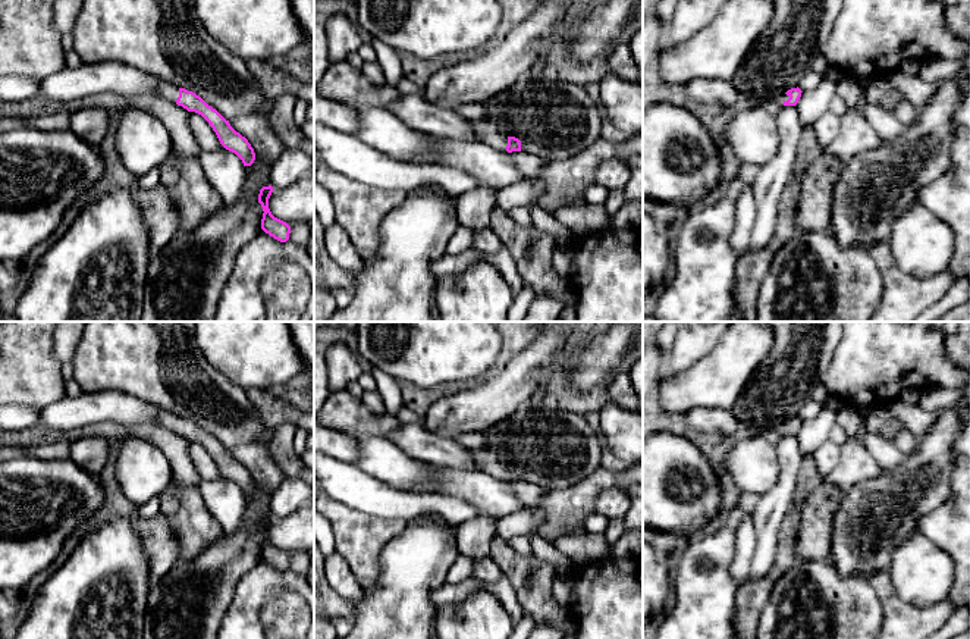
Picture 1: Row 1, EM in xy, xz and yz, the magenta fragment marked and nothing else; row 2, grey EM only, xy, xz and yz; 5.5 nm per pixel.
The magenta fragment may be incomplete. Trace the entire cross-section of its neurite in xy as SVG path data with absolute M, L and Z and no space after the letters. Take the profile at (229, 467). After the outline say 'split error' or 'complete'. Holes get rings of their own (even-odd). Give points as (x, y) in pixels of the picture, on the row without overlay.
M167 411L158 413L158 422L188 441L201 444L216 461L220 473L226 479L235 482L242 489L244 495L251 495L254 492L255 482L248 469L236 461L230 455L229 450L226 450L216 438L208 435L200 425Z; split error

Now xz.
M487 450L473 451L473 458L481 467L481 472L508 482L521 480L521 470L515 466L508 466Z; split error

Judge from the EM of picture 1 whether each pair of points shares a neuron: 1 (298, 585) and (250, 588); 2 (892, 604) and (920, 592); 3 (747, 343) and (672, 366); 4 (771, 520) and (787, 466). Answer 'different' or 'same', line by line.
1: same
2: different
3: different
4: same

